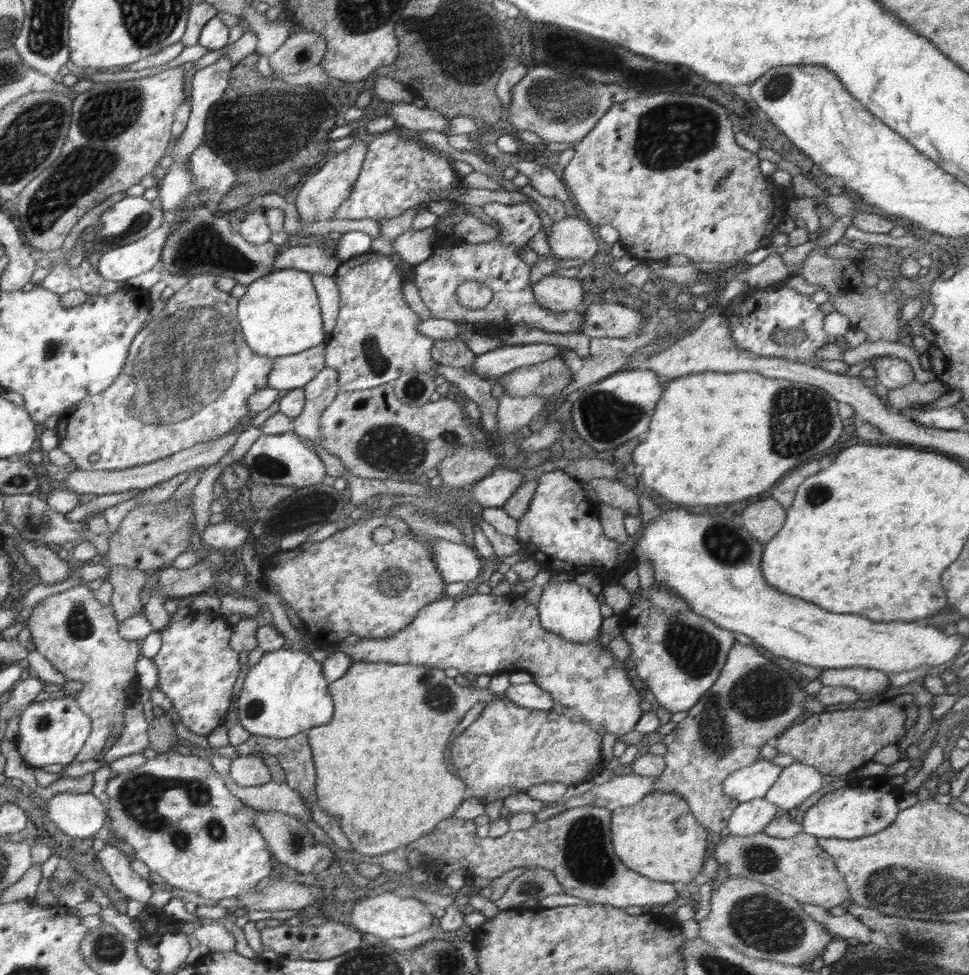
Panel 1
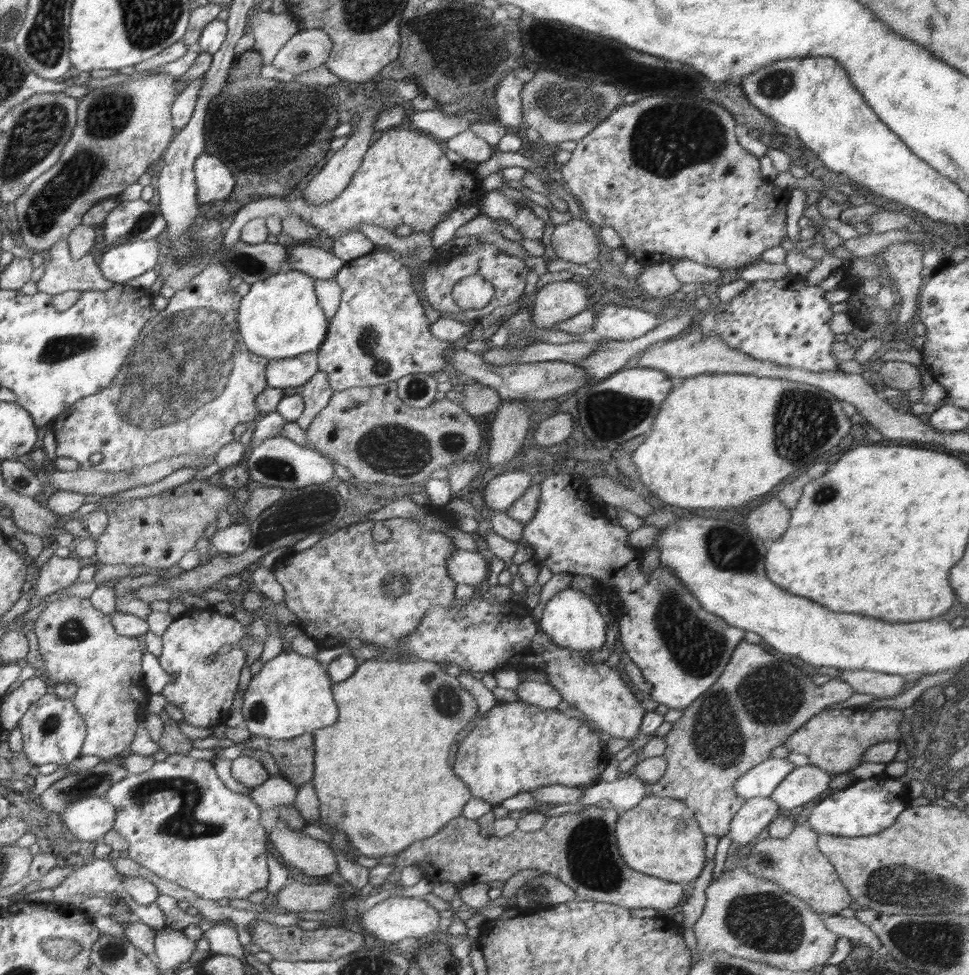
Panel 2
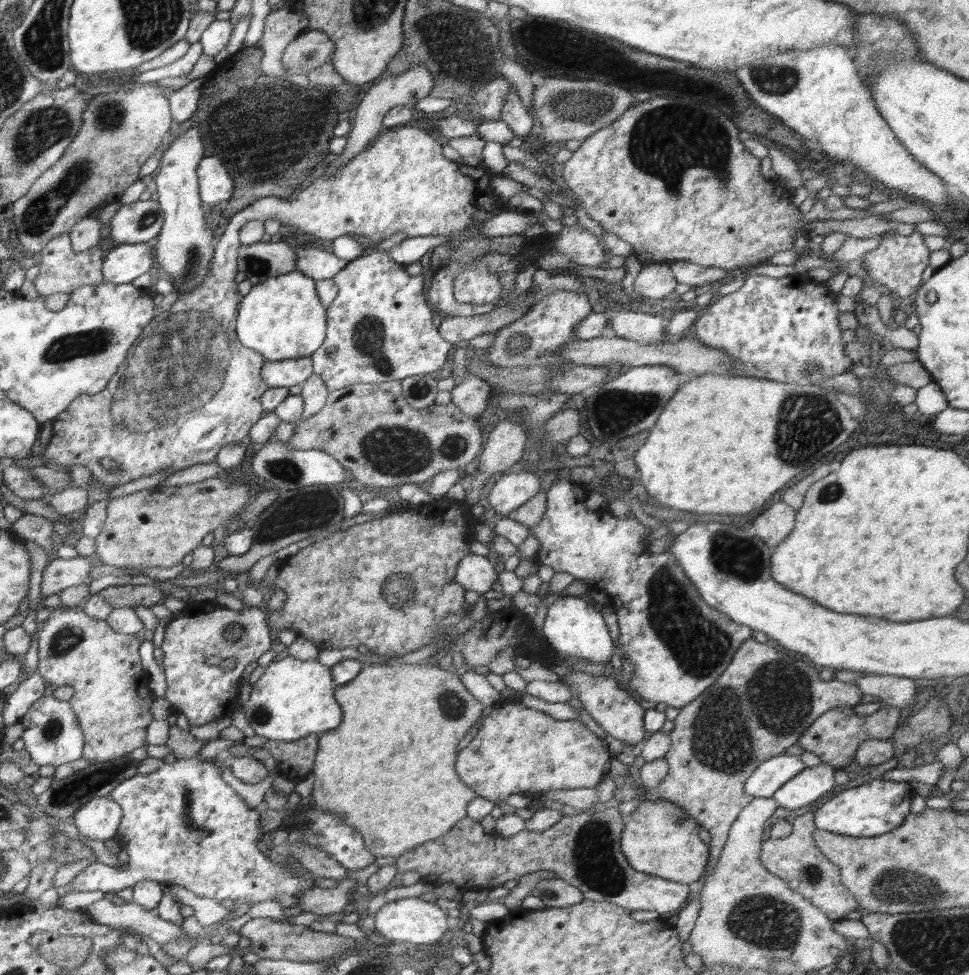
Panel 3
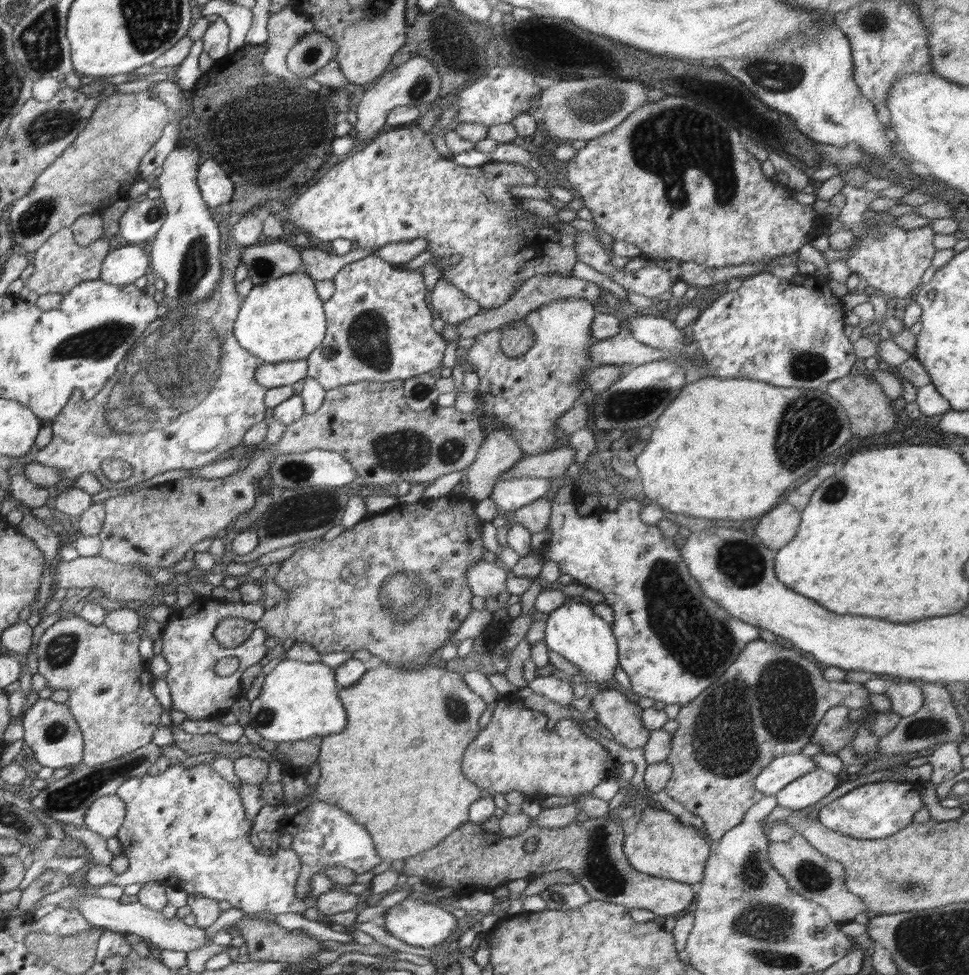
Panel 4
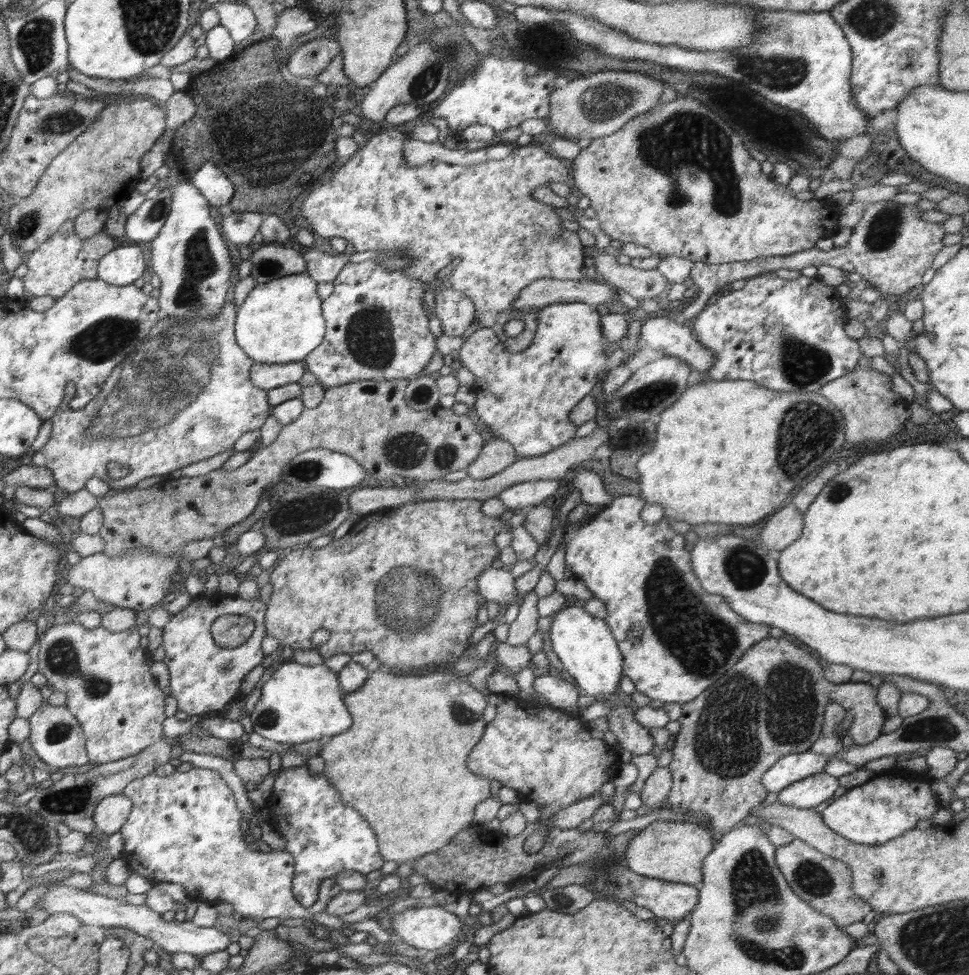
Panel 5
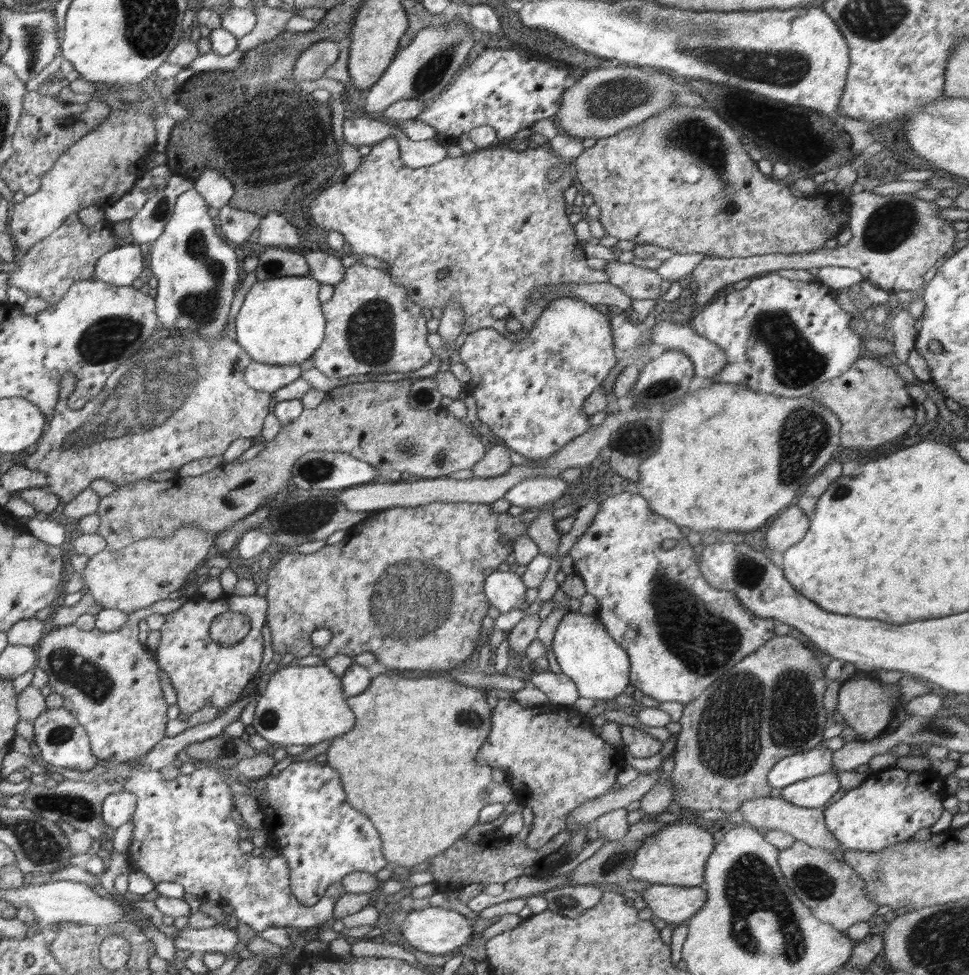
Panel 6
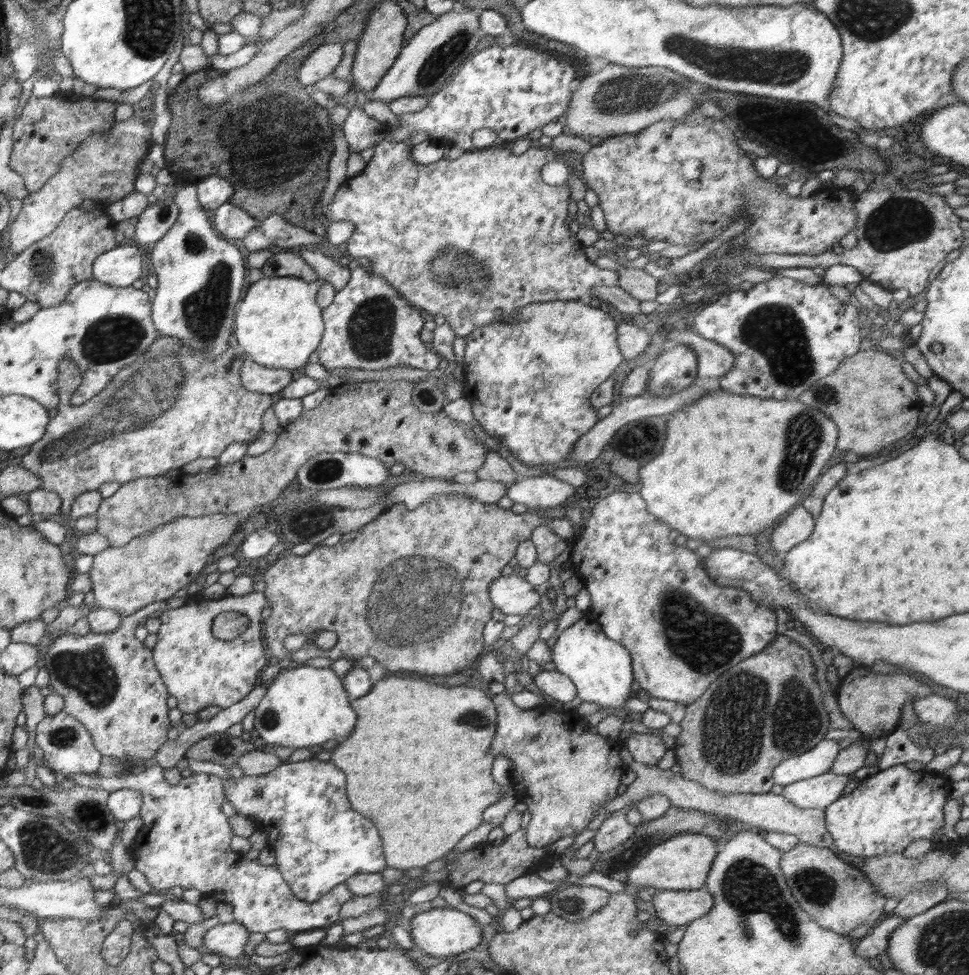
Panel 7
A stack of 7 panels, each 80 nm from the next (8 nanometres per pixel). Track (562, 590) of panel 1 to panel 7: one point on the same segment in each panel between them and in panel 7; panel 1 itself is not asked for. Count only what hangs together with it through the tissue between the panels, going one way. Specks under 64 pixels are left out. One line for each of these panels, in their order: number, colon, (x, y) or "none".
2: (570, 618)
3: (572, 627)
4: (573, 630)
5: (585, 645)
6: (584, 649)
7: (599, 667)

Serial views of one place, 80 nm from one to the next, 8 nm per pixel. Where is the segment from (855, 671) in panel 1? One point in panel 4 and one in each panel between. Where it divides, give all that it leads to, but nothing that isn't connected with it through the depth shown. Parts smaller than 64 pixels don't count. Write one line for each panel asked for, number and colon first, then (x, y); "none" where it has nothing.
2: (879, 684)
3: (894, 691)
4: (906, 698)

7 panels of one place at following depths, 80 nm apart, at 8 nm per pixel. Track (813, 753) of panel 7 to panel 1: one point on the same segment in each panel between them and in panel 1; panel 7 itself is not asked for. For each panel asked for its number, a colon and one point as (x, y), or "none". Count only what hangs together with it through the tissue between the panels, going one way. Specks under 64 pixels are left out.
1: (755, 781)
2: (760, 781)
3: (767, 779)
4: (781, 771)
5: (791, 768)
6: (796, 768)

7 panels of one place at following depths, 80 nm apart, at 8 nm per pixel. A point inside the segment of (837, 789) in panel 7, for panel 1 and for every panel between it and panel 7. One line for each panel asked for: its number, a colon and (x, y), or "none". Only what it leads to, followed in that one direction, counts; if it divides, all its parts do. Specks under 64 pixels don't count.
1: (797, 782)
2: (804, 783)
3: (807, 786)
4: (810, 788)
5: (815, 791)
6: (819, 791)

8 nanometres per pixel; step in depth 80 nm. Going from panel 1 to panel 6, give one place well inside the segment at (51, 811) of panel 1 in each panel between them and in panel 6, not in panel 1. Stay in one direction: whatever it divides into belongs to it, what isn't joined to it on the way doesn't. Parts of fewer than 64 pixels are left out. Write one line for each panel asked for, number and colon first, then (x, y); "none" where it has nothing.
2: (89, 819)
3: (98, 819)
4: (105, 816)
5: (110, 813)
6: (118, 808)

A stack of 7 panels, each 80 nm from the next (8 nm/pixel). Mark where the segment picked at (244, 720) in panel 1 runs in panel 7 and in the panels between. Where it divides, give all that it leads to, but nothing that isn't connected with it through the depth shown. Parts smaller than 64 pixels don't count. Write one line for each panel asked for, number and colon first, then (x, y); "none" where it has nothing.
2: (292, 694)
3: (293, 698)
4: (298, 700)
5: (298, 702)
6: (298, 704)
7: (302, 706)

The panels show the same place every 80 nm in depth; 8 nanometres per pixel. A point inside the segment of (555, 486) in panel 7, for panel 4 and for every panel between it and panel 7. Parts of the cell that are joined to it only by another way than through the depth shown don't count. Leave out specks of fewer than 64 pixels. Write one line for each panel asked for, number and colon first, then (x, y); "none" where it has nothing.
4: (509, 495)
5: (522, 495)
6: (532, 493)

